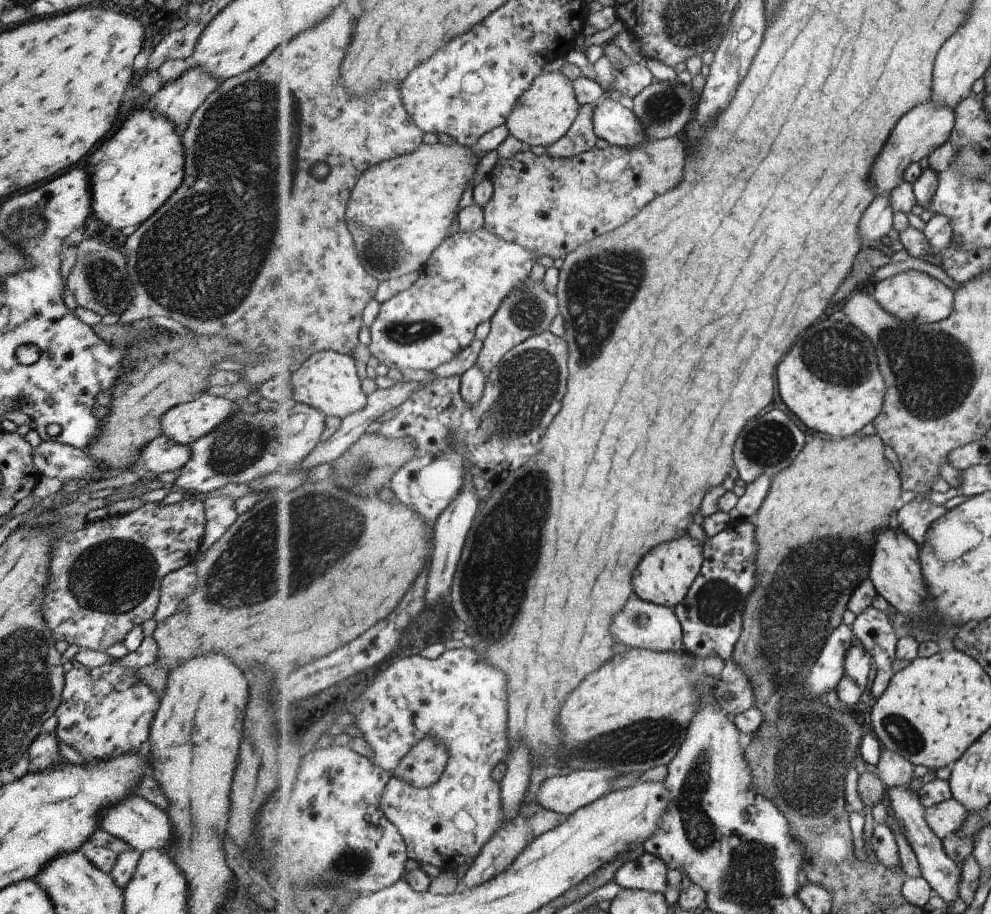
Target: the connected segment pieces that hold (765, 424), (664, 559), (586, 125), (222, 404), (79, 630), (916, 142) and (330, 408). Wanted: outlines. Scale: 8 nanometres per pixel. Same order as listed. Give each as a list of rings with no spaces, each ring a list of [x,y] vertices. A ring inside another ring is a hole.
[[[779,408],[770,409],[757,420],[751,420],[739,436],[739,446],[735,446],[734,450],[734,466],[739,478],[748,485],[763,474],[767,474],[771,479],[777,477],[783,468],[793,464],[807,440],[809,439],[805,432],[793,422],[793,418],[789,418],[787,412]]]
[[[689,533],[683,538],[665,542],[661,546],[657,546],[655,550],[651,550],[651,554],[647,554],[647,558],[643,558],[643,562],[639,564],[639,570],[635,574],[637,576],[635,594],[647,602],[675,609],[690,594],[695,580],[702,573],[703,562],[705,562],[704,542],[695,540]]]
[[[582,105],[581,113],[574,126],[555,145],[549,147],[545,154],[553,158],[573,158],[594,150],[598,136],[594,132],[595,105]]]
[[[201,393],[190,402],[183,402],[167,410],[159,418],[161,435],[175,444],[187,445],[215,429],[239,407],[231,400]]]
[[[185,496],[176,504],[159,504],[156,501],[144,503],[136,510],[125,515],[108,515],[106,520],[89,522],[89,526],[81,528],[77,531],[62,531],[57,538],[53,538],[51,542],[50,560],[48,563],[48,580],[44,587],[44,599],[41,602],[41,616],[45,616],[45,624],[49,634],[53,636],[55,641],[65,641],[68,645],[76,645],[80,650],[91,650],[105,653],[105,650],[117,642],[122,642],[127,632],[133,626],[141,625],[145,620],[153,617],[157,609],[159,590],[161,580],[169,574],[169,572],[178,570],[187,564],[192,563],[195,556],[199,554],[199,546],[204,534],[204,512],[202,500],[197,497]]]
[[[935,100],[917,106],[910,113],[903,116],[902,121],[894,129],[890,140],[886,144],[886,148],[879,156],[879,160],[875,162],[873,170],[873,185],[876,186],[878,195],[891,194],[895,188],[903,185],[907,168],[913,162],[925,163],[928,157],[935,153],[943,144],[950,141],[951,134],[956,126],[957,116],[955,109],[951,106],[943,106],[943,104],[935,104]]]
[[[332,349],[314,353],[293,374],[294,400],[315,407],[328,417],[338,417],[341,420],[363,410],[367,404],[367,394],[361,390],[361,378],[357,376],[355,362],[353,356]]]

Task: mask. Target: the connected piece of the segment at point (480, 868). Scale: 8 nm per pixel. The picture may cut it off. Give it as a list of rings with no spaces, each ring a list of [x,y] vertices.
[[[542,808],[531,818],[519,816],[517,820],[513,820],[513,824],[509,824],[509,828],[499,830],[491,838],[491,841],[483,846],[482,854],[479,854],[479,857],[469,866],[461,878],[459,891],[481,886],[481,884],[485,884],[485,882],[496,878],[501,872],[508,870],[515,863],[519,854],[527,848],[529,842],[533,843],[539,836],[550,832],[553,828],[557,828],[557,826],[563,824],[567,818],[568,816],[565,816],[565,814],[557,814],[557,812],[553,812],[553,810]]]

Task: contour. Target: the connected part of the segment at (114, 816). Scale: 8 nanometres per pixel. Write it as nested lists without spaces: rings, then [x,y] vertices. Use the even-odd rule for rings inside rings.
[[[129,796],[119,800],[115,806],[109,806],[99,814],[99,829],[107,832],[113,838],[122,840],[131,846],[132,850],[137,850],[140,854],[145,850],[167,850],[167,844],[171,840],[171,826],[163,810],[157,810],[153,804],[139,796]]]

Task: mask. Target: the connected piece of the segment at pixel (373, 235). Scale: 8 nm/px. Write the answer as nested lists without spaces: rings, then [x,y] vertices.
[[[437,142],[436,144],[423,144],[419,150],[415,150],[412,154],[407,154],[407,156],[381,162],[363,174],[358,185],[356,185],[351,192],[350,203],[347,206],[346,220],[349,222],[347,226],[349,226],[350,232],[354,236],[354,242],[358,246],[358,254],[360,255],[363,266],[365,266],[365,270],[367,270],[369,274],[373,274],[375,278],[379,280],[380,284],[384,281],[392,280],[393,278],[403,278],[405,274],[420,274],[426,263],[430,261],[430,257],[435,253],[435,250],[438,249],[439,246],[442,246],[443,242],[448,238],[447,236],[449,236],[451,224],[453,224],[453,220],[455,220],[455,210],[457,210],[459,214],[461,196],[463,196],[463,192],[467,190],[471,178],[475,176],[479,162],[480,158],[475,156],[471,147],[461,145],[458,142],[455,144]]]

